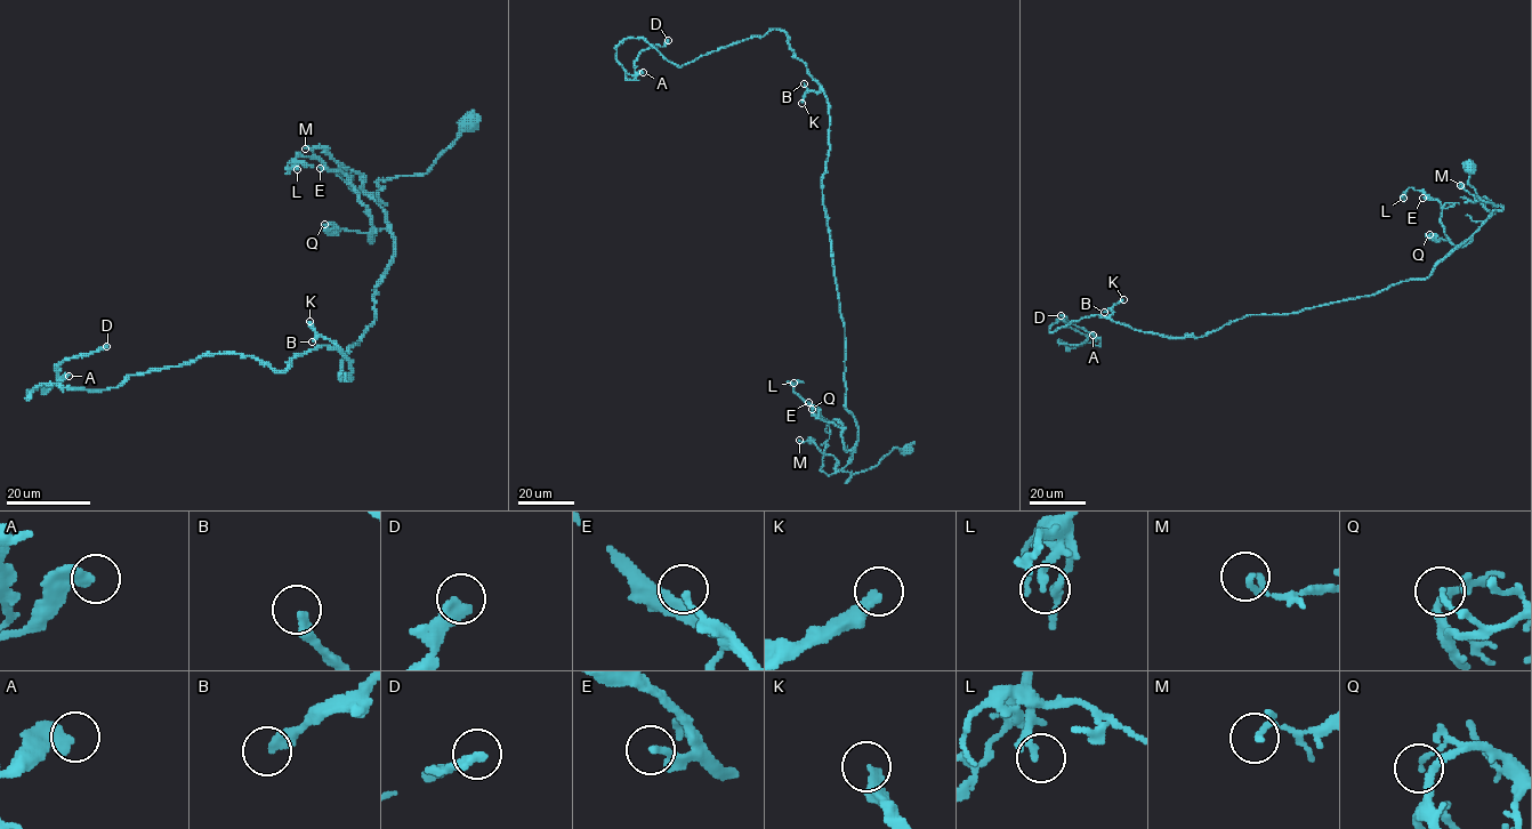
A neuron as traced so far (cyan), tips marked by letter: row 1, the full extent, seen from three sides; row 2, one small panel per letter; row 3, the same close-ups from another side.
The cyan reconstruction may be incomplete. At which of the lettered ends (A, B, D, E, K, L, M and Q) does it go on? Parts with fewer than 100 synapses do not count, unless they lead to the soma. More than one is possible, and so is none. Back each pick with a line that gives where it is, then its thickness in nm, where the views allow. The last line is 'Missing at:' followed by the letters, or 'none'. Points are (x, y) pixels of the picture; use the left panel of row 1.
K: (309, 321) | 280 nm
Missing at: K

